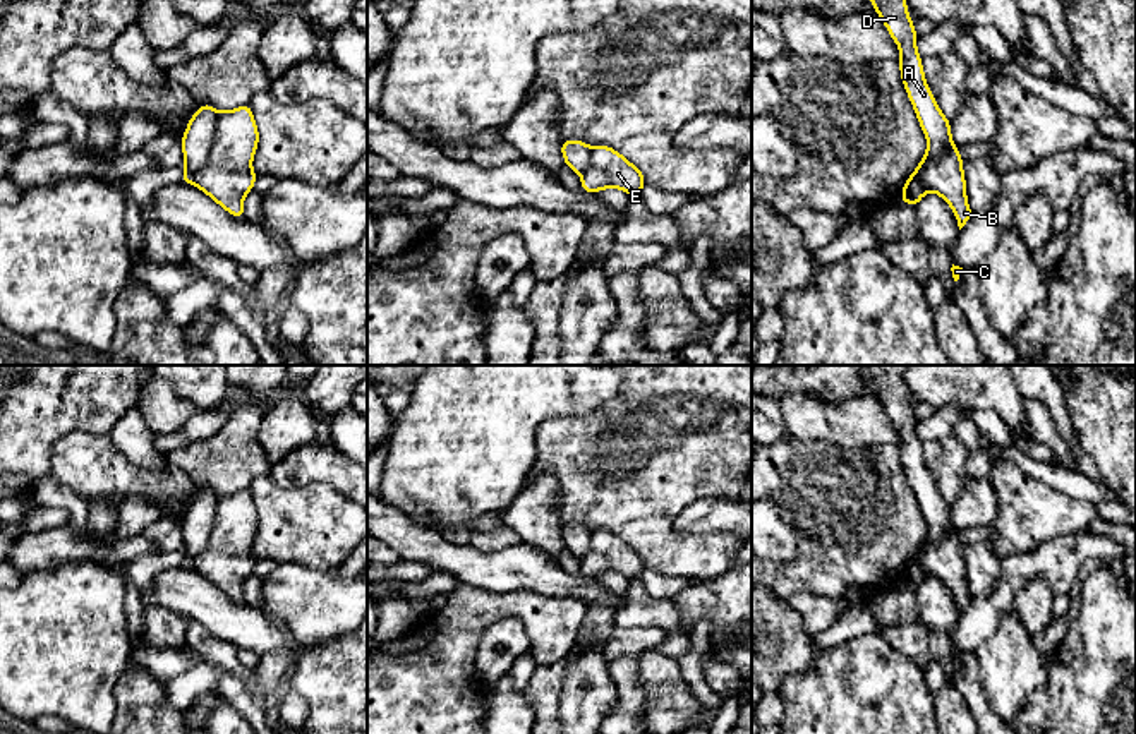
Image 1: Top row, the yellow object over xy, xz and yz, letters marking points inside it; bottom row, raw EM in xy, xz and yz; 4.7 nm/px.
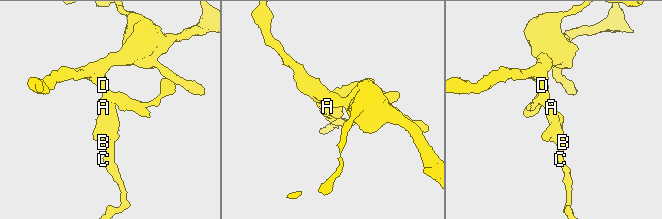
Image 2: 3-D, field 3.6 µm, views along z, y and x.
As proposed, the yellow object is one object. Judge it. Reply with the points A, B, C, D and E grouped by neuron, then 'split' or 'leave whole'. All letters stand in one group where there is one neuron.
A D / B C E; split

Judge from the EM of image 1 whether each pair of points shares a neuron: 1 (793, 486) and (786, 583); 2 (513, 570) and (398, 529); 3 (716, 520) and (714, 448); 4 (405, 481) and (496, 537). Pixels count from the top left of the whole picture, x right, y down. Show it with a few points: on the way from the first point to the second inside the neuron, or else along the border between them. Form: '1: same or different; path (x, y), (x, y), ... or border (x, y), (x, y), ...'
1: same; path (807, 510), (807, 559)
2: same; path (484, 570), (443, 558), (428, 546)
3: different; border (733, 498), (700, 498), (678, 515)
4: different; border (474, 532), (467, 544)

